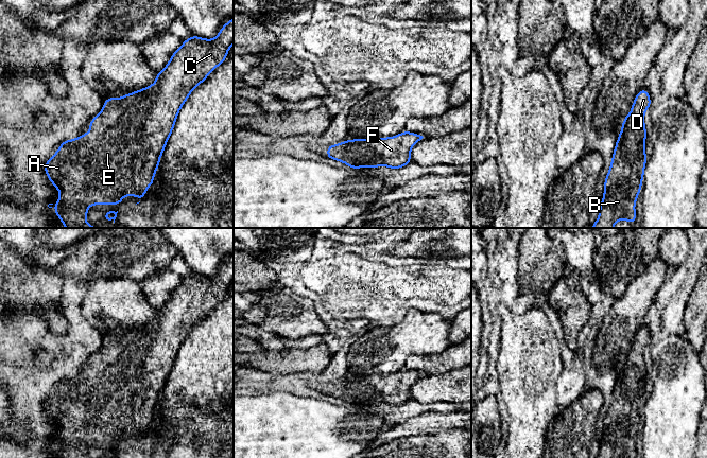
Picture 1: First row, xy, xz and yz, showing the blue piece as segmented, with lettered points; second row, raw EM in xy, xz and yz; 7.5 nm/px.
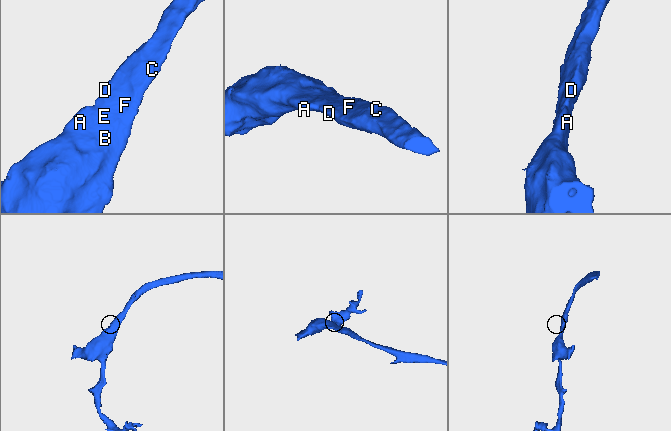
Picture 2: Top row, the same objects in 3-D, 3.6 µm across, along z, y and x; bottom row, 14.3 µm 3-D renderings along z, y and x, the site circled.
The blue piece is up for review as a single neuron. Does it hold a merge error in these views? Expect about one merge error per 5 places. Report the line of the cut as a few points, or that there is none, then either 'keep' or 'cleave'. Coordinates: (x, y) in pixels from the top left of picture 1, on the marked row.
no cut | keep

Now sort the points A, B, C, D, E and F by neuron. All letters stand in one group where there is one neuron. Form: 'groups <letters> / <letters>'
groups A B C D E F

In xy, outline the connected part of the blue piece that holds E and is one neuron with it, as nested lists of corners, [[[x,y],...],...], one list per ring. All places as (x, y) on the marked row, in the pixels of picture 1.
[[[234,18],[226,22],[213,39],[205,39],[195,35],[185,39],[179,49],[170,57],[167,66],[156,73],[156,82],[149,87],[127,93],[119,98],[108,98],[104,101],[102,110],[89,123],[89,133],[82,134],[71,140],[61,143],[56,153],[45,163],[44,170],[50,182],[58,190],[59,199],[52,208],[62,226],[66,228],[99,228],[91,227],[86,217],[87,207],[94,205],[120,205],[124,196],[144,198],[148,188],[153,184],[155,172],[173,131],[178,112],[191,92],[203,83],[207,76],[222,65],[234,45]]]

